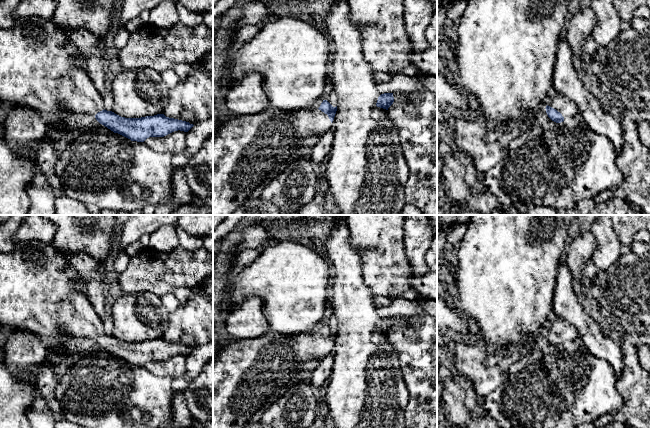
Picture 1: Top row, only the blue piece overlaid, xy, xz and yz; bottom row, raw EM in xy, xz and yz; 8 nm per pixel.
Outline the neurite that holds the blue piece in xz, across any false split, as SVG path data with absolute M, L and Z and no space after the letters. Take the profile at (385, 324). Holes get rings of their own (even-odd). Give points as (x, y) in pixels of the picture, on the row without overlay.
M384 317L378 321L376 330L388 334L388 332L393 328L393 326L393 317Z

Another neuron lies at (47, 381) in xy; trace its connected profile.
M55 364L47 365L37 379L37 388L54 418L55 422L64 419L63 411L56 398L55 389L58 381L58 368Z

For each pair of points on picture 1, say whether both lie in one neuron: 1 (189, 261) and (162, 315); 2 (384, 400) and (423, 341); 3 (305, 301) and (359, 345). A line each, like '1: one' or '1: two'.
1: two
2: two
3: two

